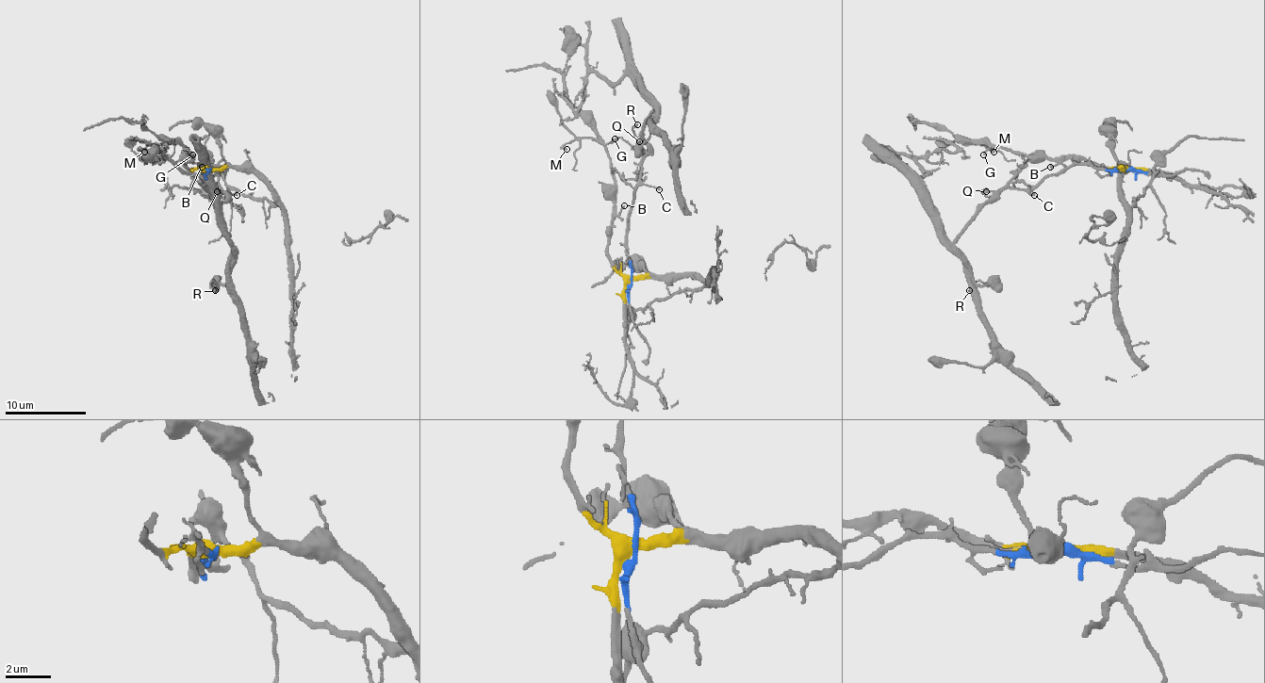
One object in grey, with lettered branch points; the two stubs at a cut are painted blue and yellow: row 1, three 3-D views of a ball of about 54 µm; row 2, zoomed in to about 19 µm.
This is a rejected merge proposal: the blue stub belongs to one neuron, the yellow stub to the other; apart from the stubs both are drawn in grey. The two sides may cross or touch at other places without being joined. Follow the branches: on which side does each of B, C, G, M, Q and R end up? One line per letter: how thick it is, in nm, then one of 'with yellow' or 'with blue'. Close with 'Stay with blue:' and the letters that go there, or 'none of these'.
B: 110 nm thick; with yellow
C: 140 nm thick; with blue
G: 90 nm thick; with yellow
M: 160 nm thick; with yellow
Q: 110 nm thick; with blue
R: 120 nm thick; with blue
Stay with blue: C, Q, R

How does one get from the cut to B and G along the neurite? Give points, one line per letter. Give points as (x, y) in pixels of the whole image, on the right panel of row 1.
B: (1126, 169), (1110, 169), (1098, 163), (1066, 156), (1050, 167)
G: (1126, 169), (1110, 169), (1070, 156), (1029, 159), (991, 147), (983, 154)

